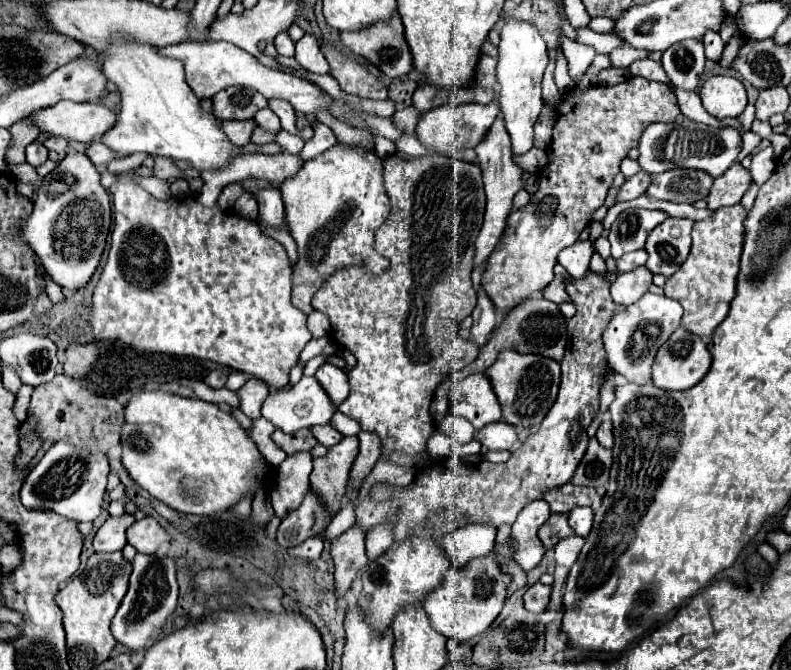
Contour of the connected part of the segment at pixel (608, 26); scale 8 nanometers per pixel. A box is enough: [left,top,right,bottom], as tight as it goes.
[589,18,615,34]

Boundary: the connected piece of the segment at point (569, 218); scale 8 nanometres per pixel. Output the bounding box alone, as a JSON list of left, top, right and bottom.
[483,76,677,314]

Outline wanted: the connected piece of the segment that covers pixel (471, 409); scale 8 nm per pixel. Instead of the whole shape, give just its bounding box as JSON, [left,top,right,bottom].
[449,374,501,430]

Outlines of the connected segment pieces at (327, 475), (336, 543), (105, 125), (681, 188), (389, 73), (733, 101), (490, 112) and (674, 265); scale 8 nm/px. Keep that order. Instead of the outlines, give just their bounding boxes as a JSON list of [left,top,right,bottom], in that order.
[[311,436,359,518],[331,526,367,598],[31,102,117,142],[645,168,713,204],[339,14,413,78],[699,76,747,120],[415,100,499,156],[645,218,691,278]]

